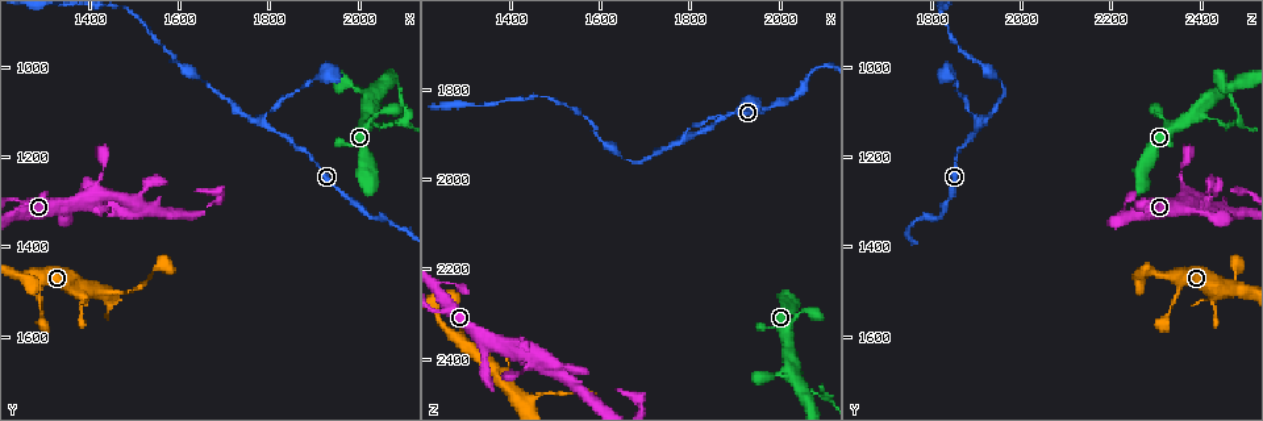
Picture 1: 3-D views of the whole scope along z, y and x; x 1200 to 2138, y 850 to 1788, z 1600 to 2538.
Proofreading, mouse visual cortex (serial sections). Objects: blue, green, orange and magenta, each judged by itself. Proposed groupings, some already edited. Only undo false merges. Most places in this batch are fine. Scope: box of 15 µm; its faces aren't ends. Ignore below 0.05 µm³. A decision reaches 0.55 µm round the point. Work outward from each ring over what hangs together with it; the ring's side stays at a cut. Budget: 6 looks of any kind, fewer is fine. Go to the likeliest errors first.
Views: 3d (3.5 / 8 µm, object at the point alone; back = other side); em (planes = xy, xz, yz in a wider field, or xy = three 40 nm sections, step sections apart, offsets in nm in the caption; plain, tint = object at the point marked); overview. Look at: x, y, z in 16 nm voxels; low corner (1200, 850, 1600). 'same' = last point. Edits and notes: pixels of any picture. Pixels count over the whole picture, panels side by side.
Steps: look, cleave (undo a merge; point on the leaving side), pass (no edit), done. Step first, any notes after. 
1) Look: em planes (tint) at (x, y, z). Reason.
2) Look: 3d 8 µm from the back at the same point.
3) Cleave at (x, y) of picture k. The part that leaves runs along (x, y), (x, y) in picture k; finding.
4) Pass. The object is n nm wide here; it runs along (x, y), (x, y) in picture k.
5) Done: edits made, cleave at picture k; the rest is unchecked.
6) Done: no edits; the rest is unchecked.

Look: 3d 8 µm at (1795, 1125, 1900). Three arms meet.

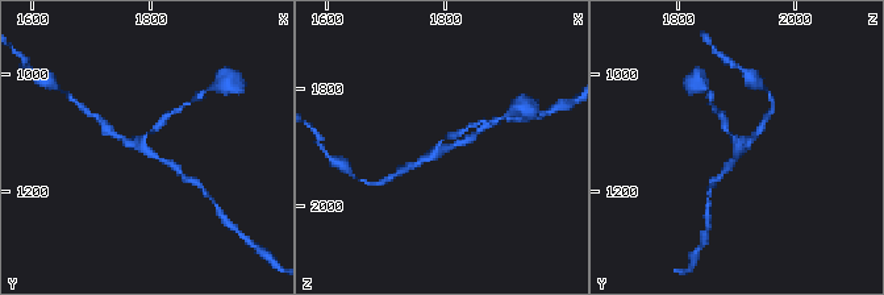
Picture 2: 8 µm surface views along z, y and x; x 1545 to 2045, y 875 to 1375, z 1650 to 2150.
Look: 3d 3.5 µm at (1790, 1125, 1905). Zoom in.

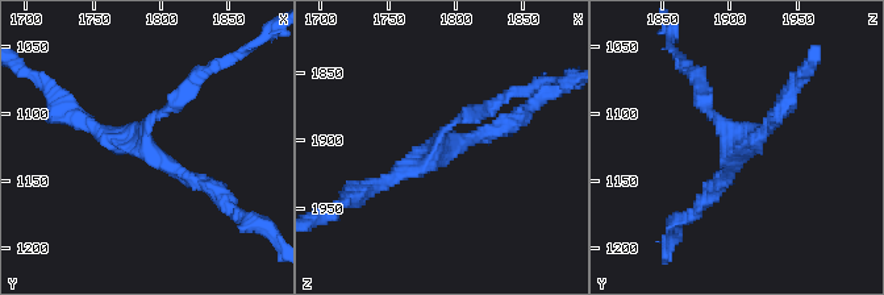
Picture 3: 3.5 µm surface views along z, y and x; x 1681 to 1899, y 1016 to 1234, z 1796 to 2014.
Look: em planes (tint) at (1790, 1128, 1904).

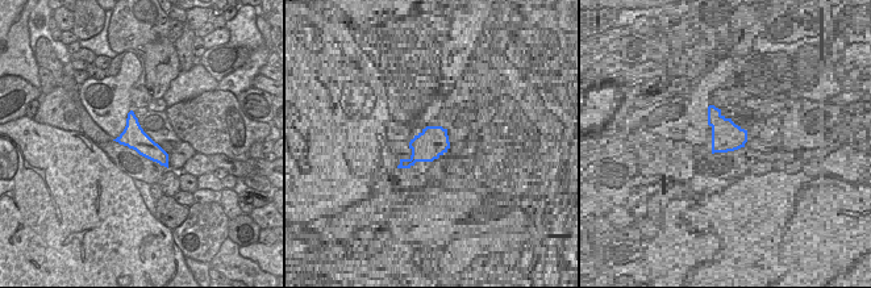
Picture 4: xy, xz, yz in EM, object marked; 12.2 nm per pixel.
Pass. 3 arms meet here; the arms are 150, 200, 200 nm wide; it runs along (219, 195), (78, 117) in picture 3; continuous, no second cell.

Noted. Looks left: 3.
Look: 3d 8 µm at (2020, 1105, 2390). Looks like a crossing.

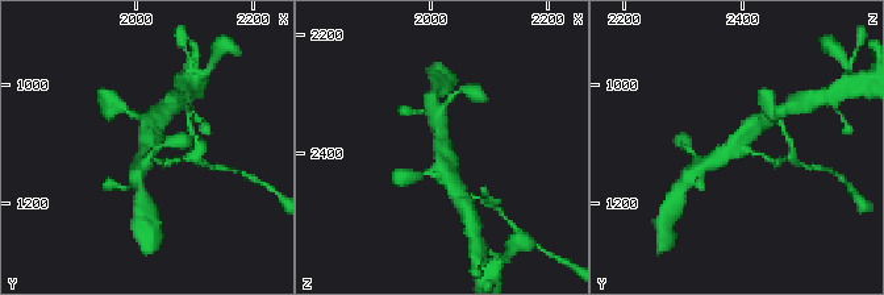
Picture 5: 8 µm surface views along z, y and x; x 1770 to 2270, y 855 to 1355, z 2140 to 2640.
Look: em xy step 1 (tint) at (2020, 1105, 2385). Now the EM.

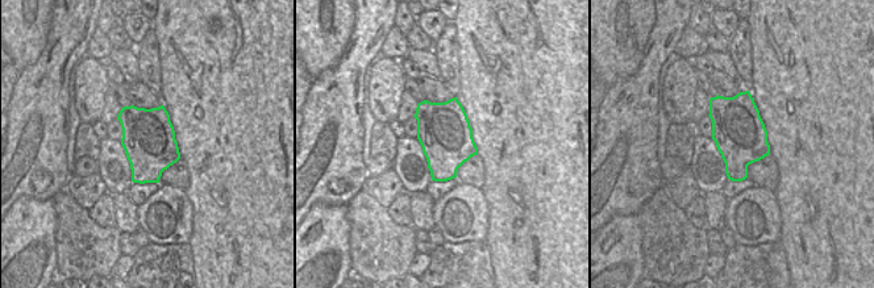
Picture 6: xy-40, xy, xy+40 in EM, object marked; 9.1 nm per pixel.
Cleave at (163, 162) of picture 5. The part that leaves runs along (753, 153), (774, 162), (787, 158) in picture 5; two cells meet here.

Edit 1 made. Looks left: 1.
Look: 3d 3.5 µm at (1420, 1285, 2425). Thick turns thin.

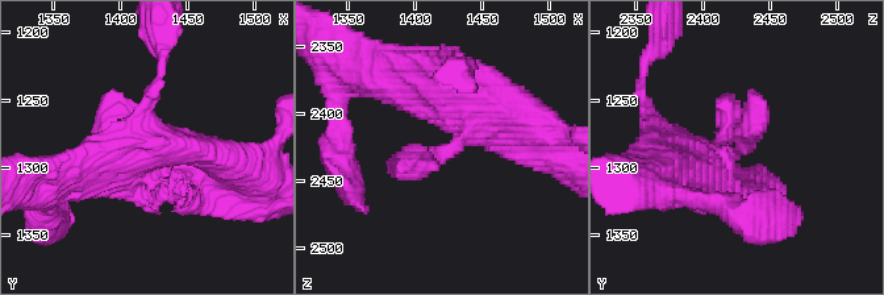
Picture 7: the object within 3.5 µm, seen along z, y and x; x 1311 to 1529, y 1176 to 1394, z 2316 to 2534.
Pass. It runs along (674, 149), (745, 149), (751, 92) in picture 7; all the same cell.

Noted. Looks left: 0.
Done: edits made, cleave at picture 5; the rest is unchecked.

